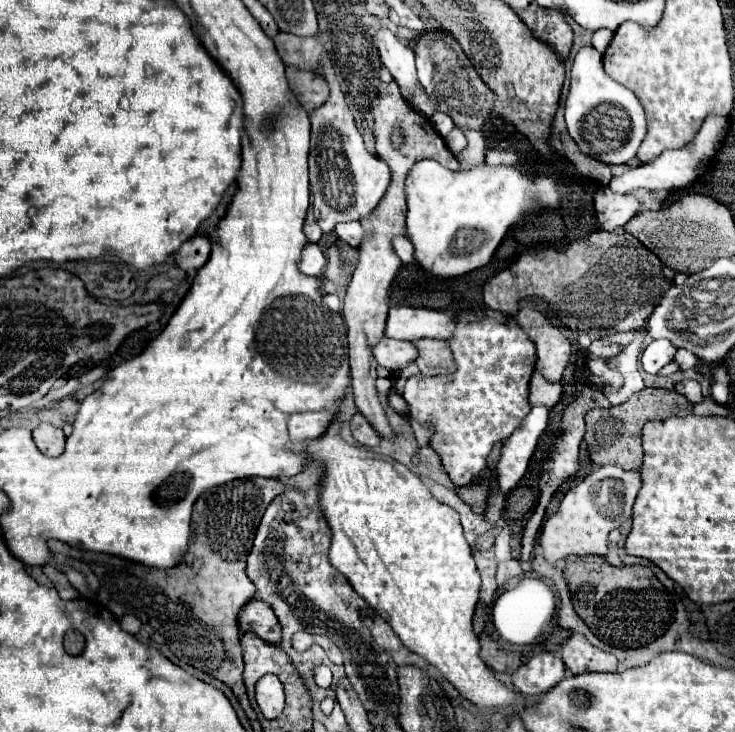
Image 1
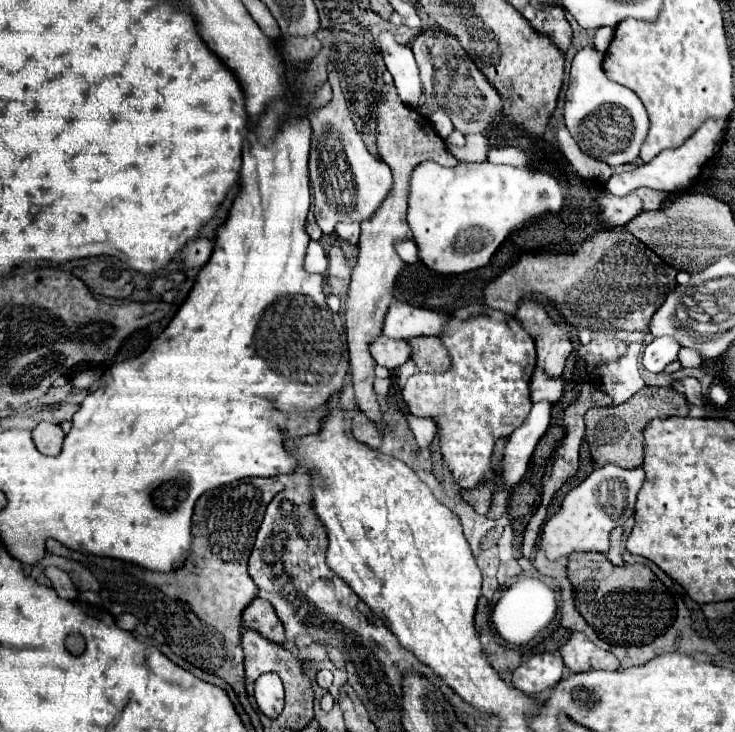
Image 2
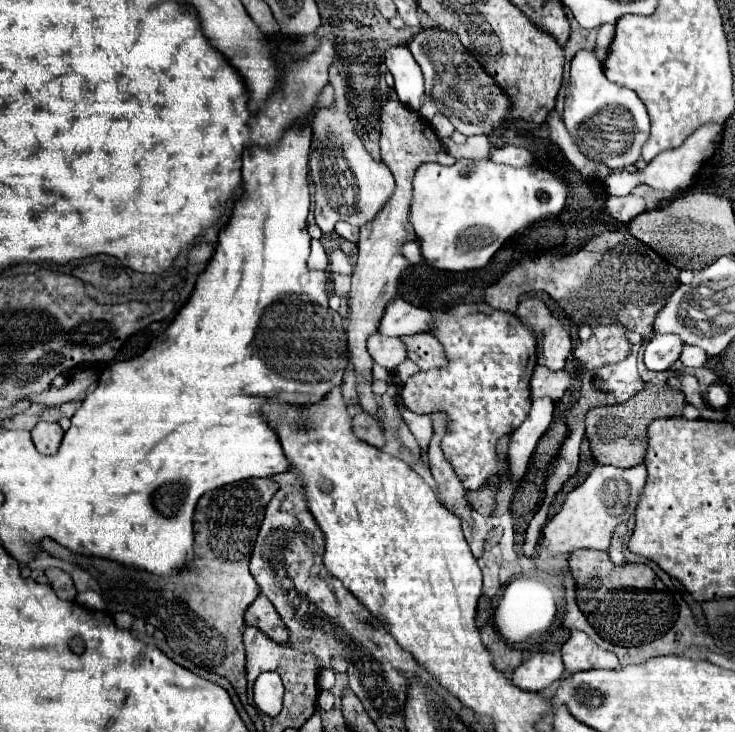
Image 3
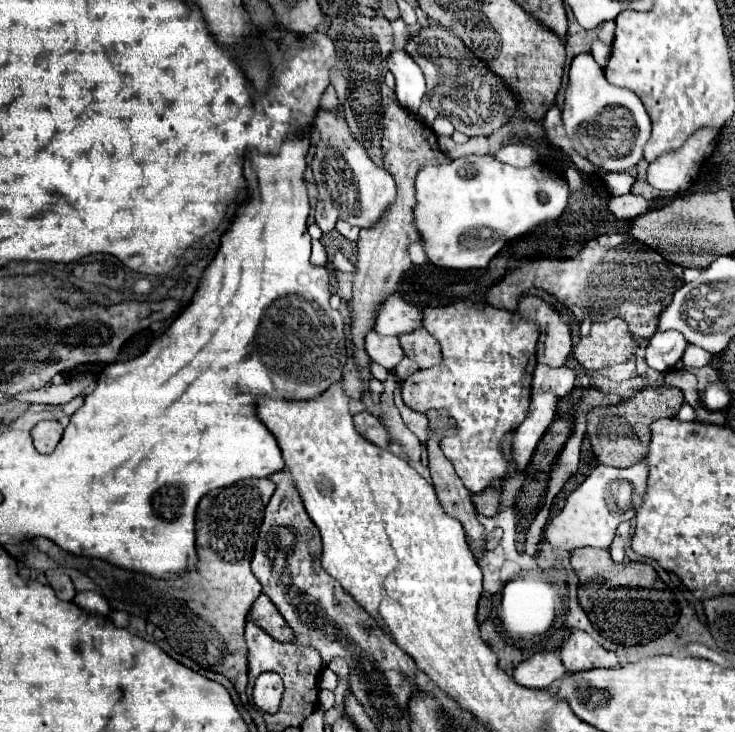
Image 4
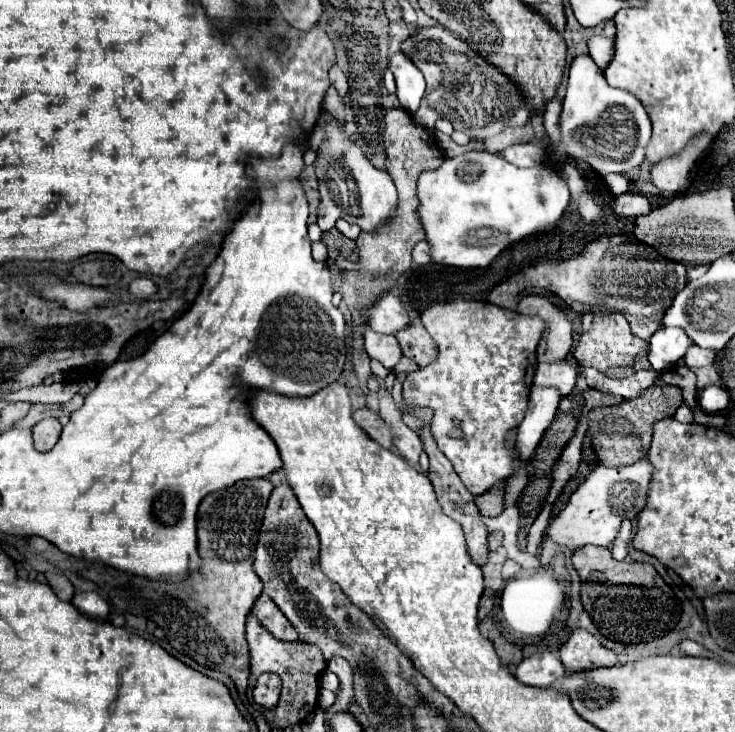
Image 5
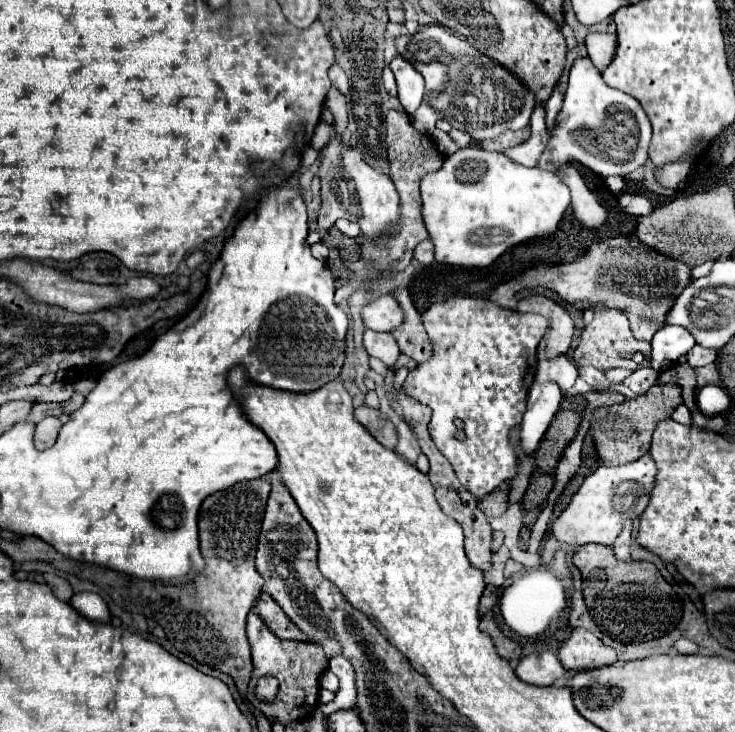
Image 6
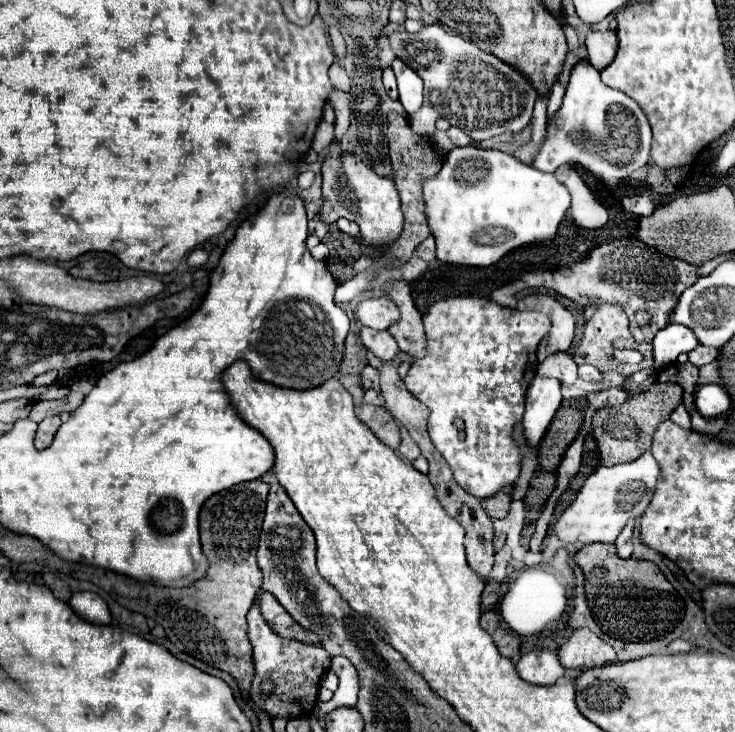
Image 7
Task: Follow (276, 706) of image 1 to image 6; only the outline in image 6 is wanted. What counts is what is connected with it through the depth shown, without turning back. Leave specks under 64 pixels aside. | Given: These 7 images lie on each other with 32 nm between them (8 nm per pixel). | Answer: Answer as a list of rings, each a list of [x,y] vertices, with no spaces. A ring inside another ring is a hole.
[[[262,676],[256,686],[256,698],[262,702],[272,702],[278,692],[278,680],[274,676]]]

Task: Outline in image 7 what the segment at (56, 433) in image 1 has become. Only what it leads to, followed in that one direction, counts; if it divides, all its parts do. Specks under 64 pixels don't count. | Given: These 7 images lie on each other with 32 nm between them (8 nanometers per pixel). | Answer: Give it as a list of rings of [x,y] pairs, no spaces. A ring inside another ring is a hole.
[[[50,416],[50,418],[44,418],[40,424],[38,424],[38,430],[36,430],[36,438],[34,438],[34,444],[38,450],[44,450],[52,444],[58,428],[60,428],[62,420],[60,416]]]

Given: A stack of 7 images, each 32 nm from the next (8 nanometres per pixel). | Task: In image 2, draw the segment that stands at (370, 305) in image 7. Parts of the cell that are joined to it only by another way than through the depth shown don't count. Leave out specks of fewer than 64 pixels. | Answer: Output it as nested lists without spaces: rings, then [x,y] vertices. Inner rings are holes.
[[[394,302],[384,320],[384,334],[388,338],[412,340],[418,336],[442,336],[446,332],[448,314],[414,308],[404,302]]]

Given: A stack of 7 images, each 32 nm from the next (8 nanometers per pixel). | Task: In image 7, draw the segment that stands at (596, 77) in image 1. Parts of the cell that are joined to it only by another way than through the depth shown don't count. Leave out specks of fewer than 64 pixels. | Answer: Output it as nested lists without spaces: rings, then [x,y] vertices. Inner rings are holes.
[[[578,60],[570,72],[564,104],[548,122],[546,142],[534,158],[534,168],[554,172],[558,166],[580,164],[600,180],[626,180],[650,160],[650,124],[642,108],[620,90],[608,88],[588,60]]]

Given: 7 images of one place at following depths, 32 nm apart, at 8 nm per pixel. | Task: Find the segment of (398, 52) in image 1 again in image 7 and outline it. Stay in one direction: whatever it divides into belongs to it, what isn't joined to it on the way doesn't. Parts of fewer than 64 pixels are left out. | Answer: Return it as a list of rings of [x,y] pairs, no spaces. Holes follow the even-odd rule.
[[[396,58],[392,62],[392,70],[398,80],[398,92],[400,92],[398,100],[402,102],[404,110],[408,114],[416,112],[424,100],[424,84],[422,84],[420,76],[408,64],[404,64],[400,58]]]

